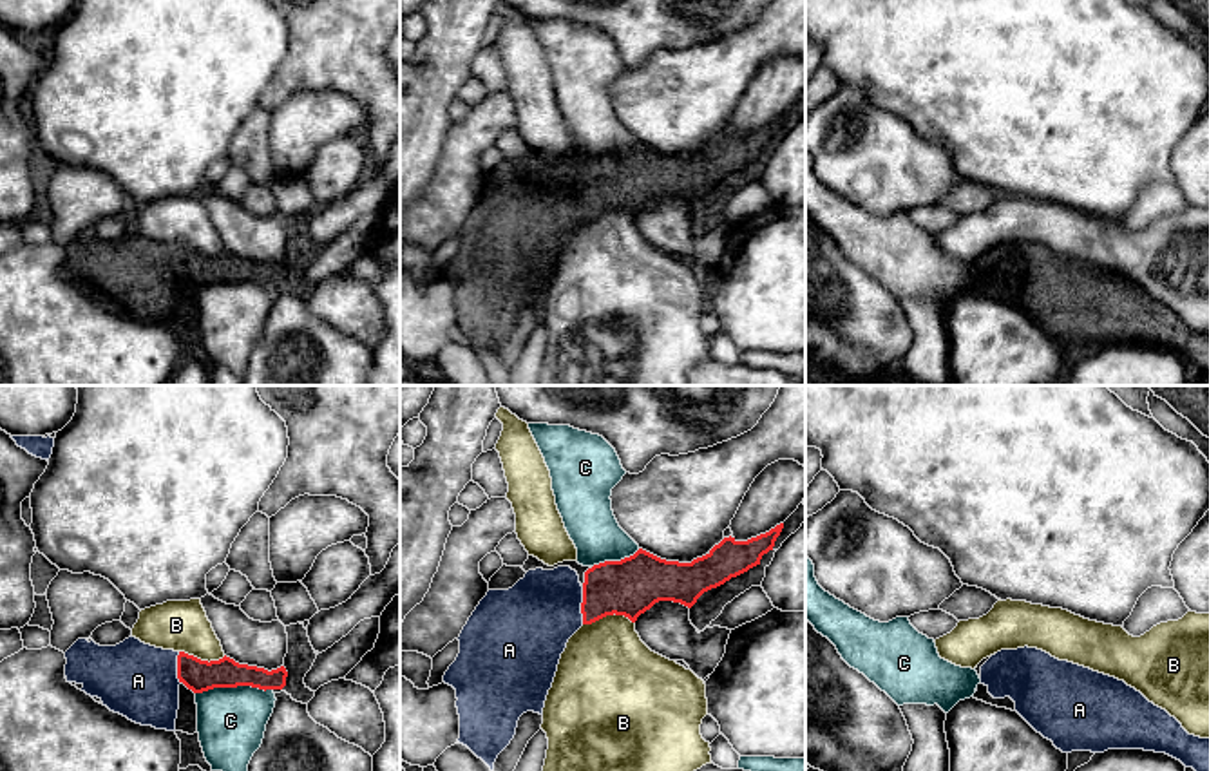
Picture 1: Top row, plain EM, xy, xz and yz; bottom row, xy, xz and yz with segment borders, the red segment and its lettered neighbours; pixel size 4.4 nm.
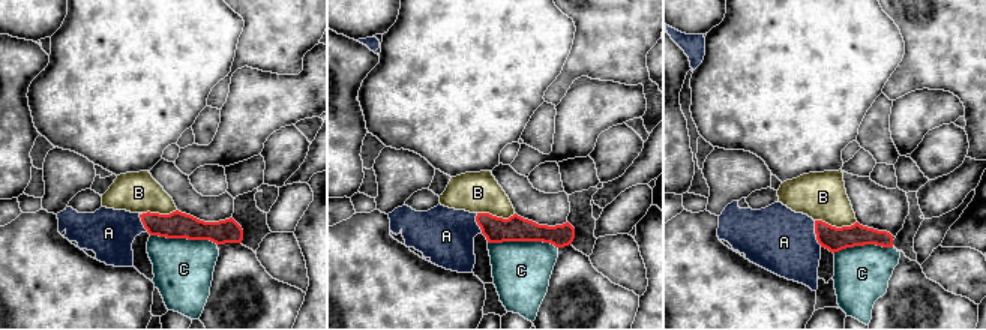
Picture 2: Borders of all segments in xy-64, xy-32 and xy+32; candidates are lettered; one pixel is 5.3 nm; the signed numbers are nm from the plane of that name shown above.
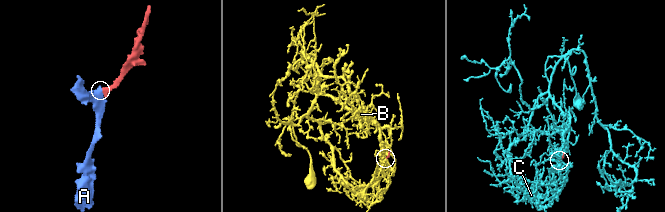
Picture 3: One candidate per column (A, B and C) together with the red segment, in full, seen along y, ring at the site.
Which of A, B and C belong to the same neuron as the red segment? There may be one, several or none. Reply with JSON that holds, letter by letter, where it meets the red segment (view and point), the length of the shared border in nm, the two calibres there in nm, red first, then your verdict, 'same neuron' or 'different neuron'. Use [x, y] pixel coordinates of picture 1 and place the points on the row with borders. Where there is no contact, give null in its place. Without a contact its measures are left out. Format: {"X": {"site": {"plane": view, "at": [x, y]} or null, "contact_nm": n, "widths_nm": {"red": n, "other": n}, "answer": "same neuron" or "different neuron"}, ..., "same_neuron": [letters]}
{"A": {"site": {"plane": "xz", "at": [581, 605]}, "contact_nm": 170, "widths_nm": {"red": 260, "other": 380}, "answer": "same neuron"}, "B": {"site": {"plane": "xz", "at": [609, 614]}, "contact_nm": 240, "widths_nm": {"red": 260, "other": 400}, "answer": "different neuron"}, "C": {"site": {"plane": "xy", "at": [234, 686]}, "contact_nm": 340, "widths_nm": {"red": 140, "other": 300}, "answer": "different neuron"}, "same_neuron": ["A"]}

